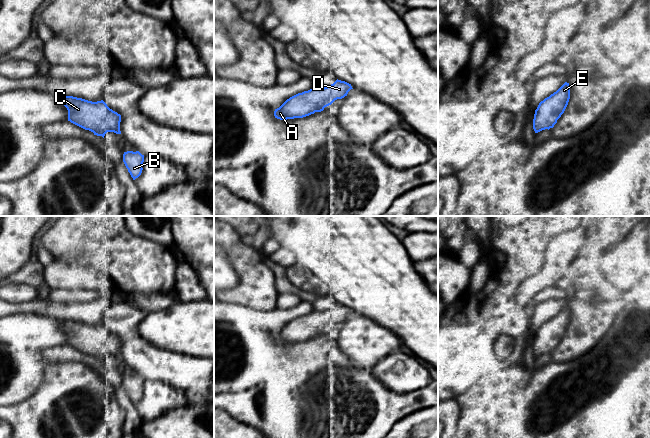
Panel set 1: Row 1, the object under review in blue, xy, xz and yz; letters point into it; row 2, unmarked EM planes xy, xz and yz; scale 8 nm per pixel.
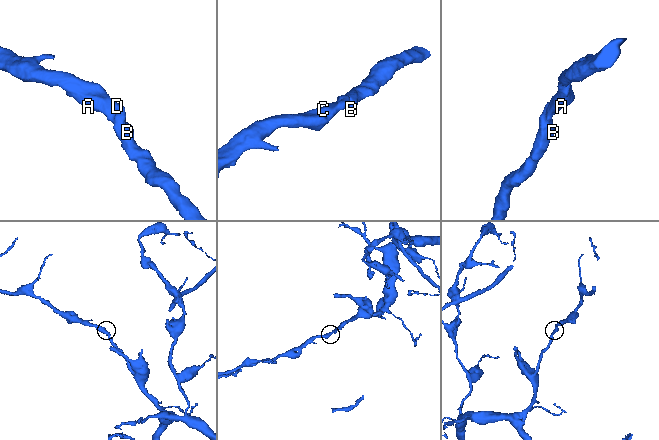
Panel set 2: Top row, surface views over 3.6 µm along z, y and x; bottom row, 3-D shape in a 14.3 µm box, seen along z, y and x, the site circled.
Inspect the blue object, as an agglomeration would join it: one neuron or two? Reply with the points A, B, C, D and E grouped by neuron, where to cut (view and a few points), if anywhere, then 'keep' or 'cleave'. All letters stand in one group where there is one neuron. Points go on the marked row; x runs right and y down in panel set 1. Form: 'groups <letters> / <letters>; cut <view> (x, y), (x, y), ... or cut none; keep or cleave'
groups A B C D E; cut none; keep

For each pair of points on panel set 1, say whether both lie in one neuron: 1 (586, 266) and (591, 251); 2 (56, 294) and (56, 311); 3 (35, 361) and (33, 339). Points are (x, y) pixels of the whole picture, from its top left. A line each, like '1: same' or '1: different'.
1: same
2: different
3: different

